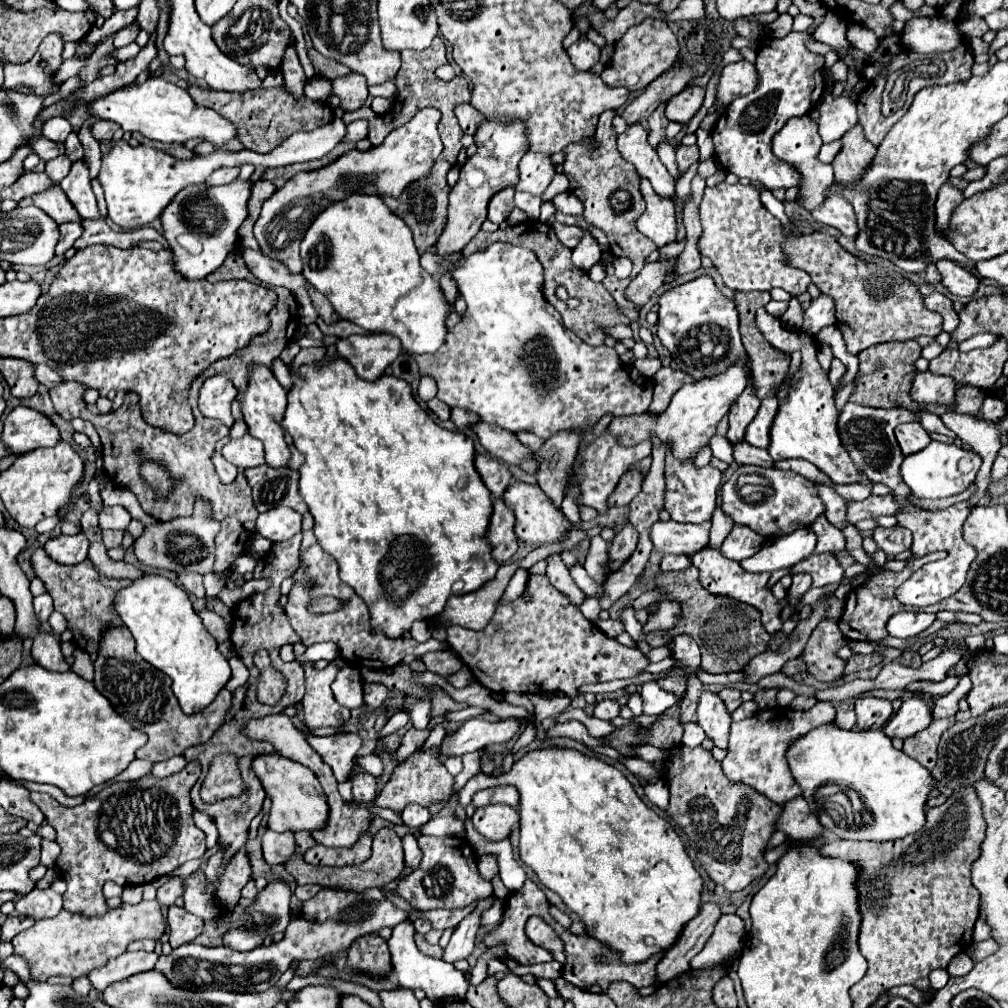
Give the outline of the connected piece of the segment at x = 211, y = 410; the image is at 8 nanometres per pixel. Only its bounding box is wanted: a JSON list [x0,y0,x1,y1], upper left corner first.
[198,376,238,428]

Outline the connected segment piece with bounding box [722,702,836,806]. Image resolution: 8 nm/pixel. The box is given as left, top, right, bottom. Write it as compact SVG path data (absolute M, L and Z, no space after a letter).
M818 702L806 712L798 712L792 708L772 708L758 710L752 718L732 722L728 754L722 760L724 774L734 782L742 782L746 786L756 788L756 792L768 796L768 800L780 806L796 796L802 796L802 788L796 784L790 772L786 752L796 742L796 738L806 736L812 728L834 722L834 714L836 712L832 702Z

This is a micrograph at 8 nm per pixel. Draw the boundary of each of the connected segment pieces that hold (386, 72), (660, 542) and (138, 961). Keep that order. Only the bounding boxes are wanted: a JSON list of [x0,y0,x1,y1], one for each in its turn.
[[312,20,400,86],[652,520,710,554],[88,952,158,992]]

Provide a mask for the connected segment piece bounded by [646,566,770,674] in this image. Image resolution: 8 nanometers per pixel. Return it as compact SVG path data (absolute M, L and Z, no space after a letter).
M686 568L680 572L660 572L656 576L656 590L662 594L658 602L650 606L650 614L656 612L656 606L660 602L678 602L682 606L680 622L672 630L654 630L648 634L646 642L650 648L668 646L672 638L680 634L688 634L696 640L696 644L702 650L702 664L700 668L710 674L728 674L728 672L740 672L756 654L764 652L770 642L770 634L764 630L760 622L760 612L756 608L742 604L738 600L726 598L726 596L714 596L702 584L698 582L698 570Z

